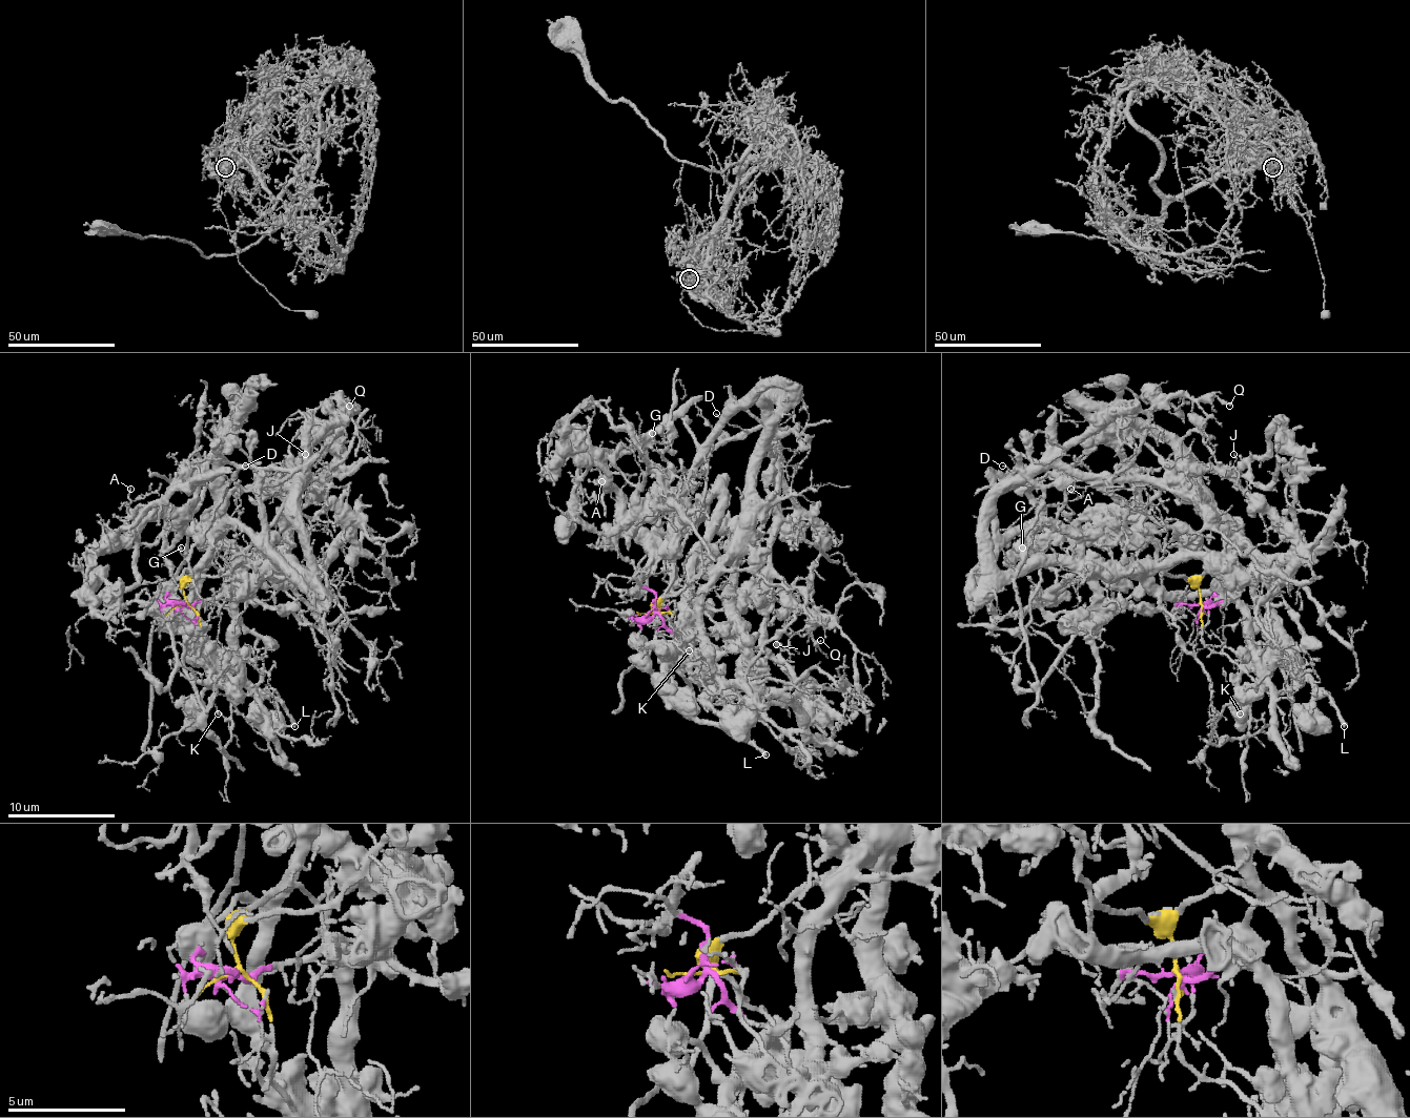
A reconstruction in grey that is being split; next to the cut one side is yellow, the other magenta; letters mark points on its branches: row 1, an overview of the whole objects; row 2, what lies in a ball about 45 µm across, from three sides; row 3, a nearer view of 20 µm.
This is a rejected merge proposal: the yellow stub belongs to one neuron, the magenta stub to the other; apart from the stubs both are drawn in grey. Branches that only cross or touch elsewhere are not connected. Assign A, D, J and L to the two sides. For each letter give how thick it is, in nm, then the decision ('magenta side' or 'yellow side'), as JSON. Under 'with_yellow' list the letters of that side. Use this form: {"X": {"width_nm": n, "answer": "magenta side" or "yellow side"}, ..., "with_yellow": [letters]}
{"A": {"width_nm": 110, "answer": "magenta side"}, "D": {"width_nm": 90, "answer": "yellow side"}, "J": {"width_nm": 90, "answer": "magenta side"}, "L": {"width_nm": 320, "answer": "magenta side"}, "with_yellow": ["D"]}

